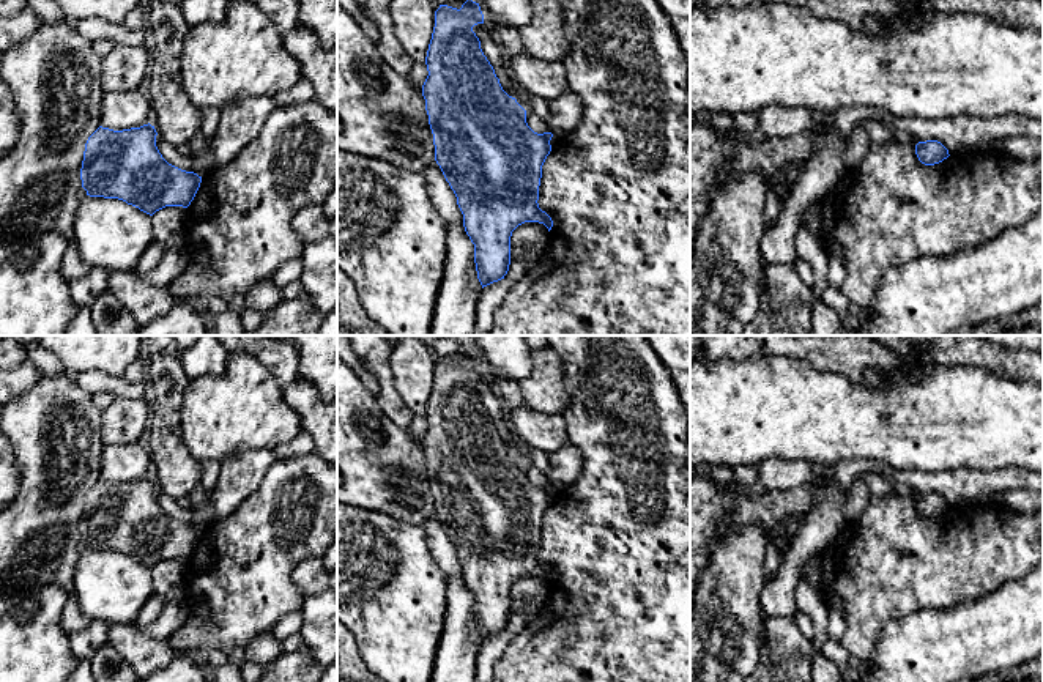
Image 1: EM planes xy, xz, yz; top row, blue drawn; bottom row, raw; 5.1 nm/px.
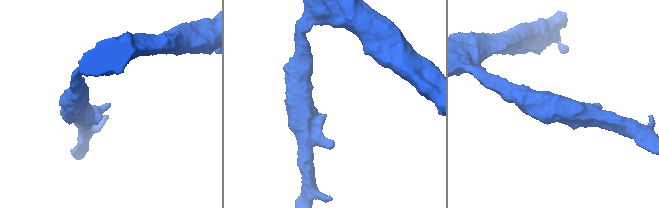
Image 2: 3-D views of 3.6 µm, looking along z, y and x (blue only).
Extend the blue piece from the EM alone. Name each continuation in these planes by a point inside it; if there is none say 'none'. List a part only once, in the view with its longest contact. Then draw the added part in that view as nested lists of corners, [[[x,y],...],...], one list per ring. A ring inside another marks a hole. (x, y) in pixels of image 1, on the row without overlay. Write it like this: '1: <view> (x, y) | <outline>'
none

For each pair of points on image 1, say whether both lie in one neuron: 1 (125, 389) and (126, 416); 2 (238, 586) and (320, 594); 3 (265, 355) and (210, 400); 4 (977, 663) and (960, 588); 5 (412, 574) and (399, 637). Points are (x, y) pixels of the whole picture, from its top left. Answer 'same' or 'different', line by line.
1: different
2: different
3: different
4: different
5: same

